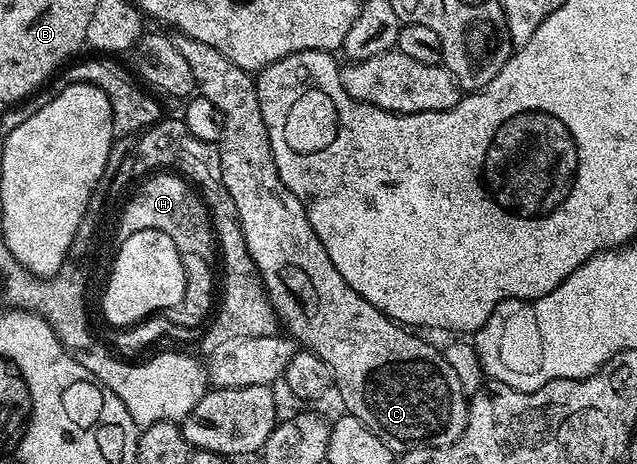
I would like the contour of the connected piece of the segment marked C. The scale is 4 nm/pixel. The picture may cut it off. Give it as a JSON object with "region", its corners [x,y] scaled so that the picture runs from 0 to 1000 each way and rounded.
{"region":[[[279,73],[272,80],[272,91],[301,151],[306,192],[327,211],[327,220],[333,220],[333,228],[339,228],[352,254],[352,289],[342,310],[349,390],[367,438],[367,461],[374,468],[383,530],[447,722],[509,778],[518,800],[521,828],[532,836],[540,858],[543,888],[565,901],[578,927],[584,927],[608,957],[689,966],[716,953],[716,944],[728,935],[738,890],[735,847],[722,832],[722,815],[716,815],[710,789],[703,789],[699,765],[689,752],[686,759],[672,735],[656,726],[661,722],[639,711],[590,668],[590,659],[559,634],[559,625],[540,608],[534,582],[521,573],[521,556],[515,556],[515,539],[509,539],[502,513],[490,496],[471,427],[465,427],[465,418],[446,401],[433,366],[421,272],[414,272],[414,246],[408,246],[400,166],[385,147],[352,125],[345,108],[320,91],[308,91],[308,82]]]}

